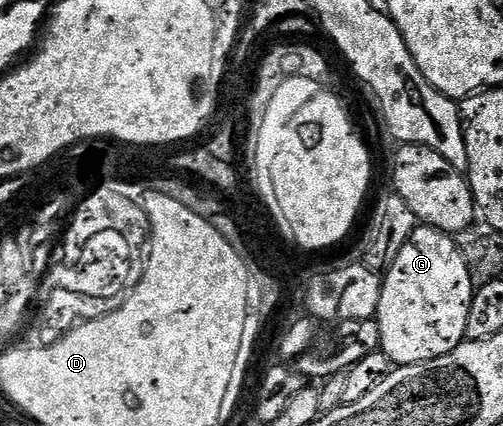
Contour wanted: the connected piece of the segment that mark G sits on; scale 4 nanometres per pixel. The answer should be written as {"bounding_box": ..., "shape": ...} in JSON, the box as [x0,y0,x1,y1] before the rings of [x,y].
{"bounding_box":[374,227,473,366],"shape":[[[416,227],[382,276],[378,310],[374,317],[376,332],[380,335],[379,351],[396,366],[417,364],[450,354],[466,339],[466,314],[473,291],[472,279],[466,270],[464,259],[456,249],[455,239],[449,233],[439,232],[436,228]]]}

